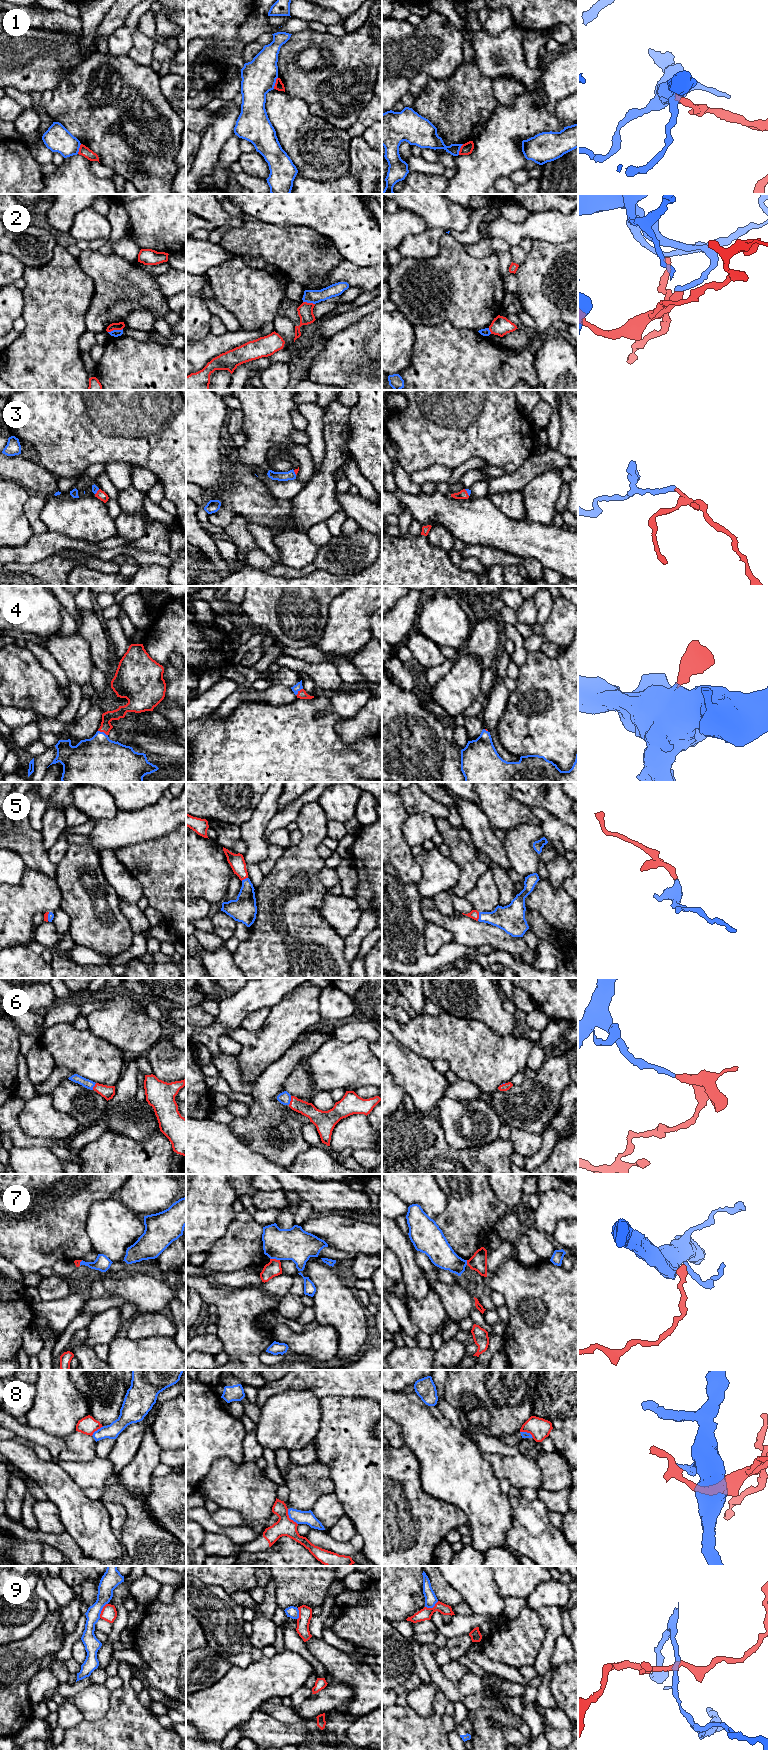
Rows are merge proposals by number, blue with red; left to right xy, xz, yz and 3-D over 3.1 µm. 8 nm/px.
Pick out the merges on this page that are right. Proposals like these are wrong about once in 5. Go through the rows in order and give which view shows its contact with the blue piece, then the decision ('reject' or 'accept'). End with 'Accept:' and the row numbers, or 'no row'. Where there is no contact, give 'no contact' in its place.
1: xz | reject
2: xy | reject
3: yz | accept
4: xy | accept
5: yz | accept
6: xz | accept
7: xz | reject
8: xz | reject
9: xy | reject
Accept: 3, 4, 5, 6

